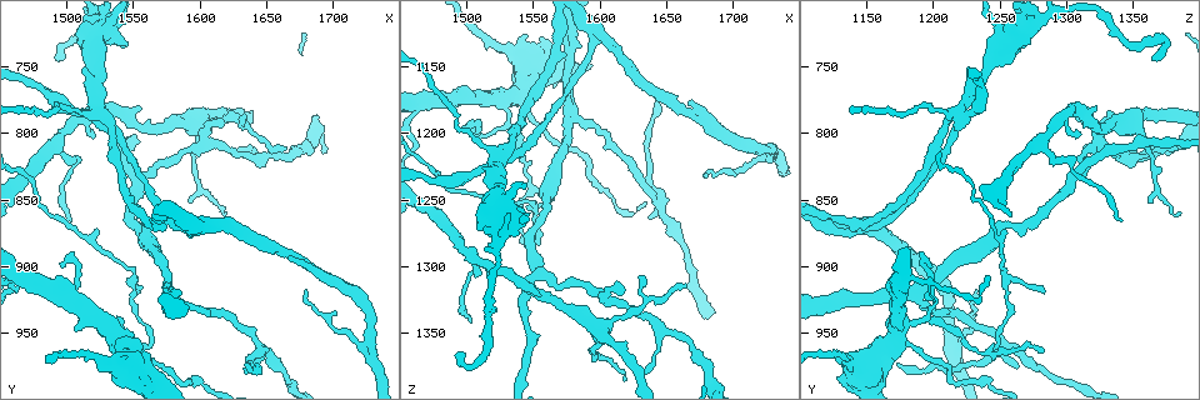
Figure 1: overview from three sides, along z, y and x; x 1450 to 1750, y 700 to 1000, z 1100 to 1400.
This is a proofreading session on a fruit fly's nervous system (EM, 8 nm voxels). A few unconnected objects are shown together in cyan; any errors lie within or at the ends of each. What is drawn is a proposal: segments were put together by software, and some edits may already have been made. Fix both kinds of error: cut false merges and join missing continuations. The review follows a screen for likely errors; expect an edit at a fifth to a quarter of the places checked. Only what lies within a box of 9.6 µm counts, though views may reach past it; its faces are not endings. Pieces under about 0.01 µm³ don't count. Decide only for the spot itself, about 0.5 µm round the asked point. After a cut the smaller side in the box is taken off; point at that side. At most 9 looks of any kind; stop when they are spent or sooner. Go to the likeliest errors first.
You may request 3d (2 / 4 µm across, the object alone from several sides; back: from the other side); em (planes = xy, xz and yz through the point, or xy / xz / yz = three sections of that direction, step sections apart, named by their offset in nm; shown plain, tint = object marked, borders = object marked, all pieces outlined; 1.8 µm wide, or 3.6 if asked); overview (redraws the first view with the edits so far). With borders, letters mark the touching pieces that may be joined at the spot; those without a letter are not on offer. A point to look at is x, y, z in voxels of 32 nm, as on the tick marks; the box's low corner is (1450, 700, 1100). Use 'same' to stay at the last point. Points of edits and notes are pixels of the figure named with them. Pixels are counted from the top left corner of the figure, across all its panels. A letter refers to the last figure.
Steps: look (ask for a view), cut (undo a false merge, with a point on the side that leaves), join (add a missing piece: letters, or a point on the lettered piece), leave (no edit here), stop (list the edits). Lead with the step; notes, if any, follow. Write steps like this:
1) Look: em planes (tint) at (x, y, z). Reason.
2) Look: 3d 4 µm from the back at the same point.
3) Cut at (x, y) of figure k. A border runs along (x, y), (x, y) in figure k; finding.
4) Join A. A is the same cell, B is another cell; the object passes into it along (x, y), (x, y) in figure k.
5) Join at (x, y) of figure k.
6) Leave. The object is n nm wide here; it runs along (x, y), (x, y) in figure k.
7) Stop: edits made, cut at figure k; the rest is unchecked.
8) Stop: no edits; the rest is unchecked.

Look: 3d 2 µm at (1526, 786, 1218).

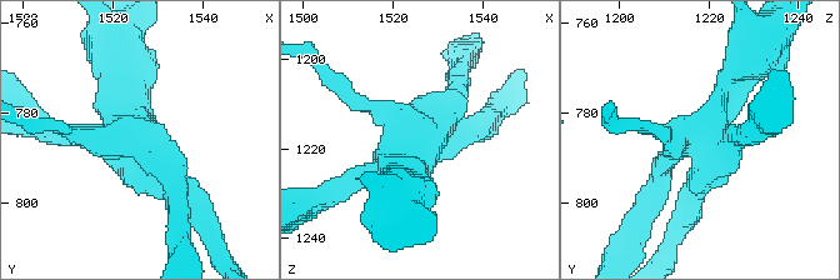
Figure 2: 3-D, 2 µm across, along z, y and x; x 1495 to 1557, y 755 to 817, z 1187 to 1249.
Look: em planes (plain) at (1526, 785, 1218). Shape alone is not enough.

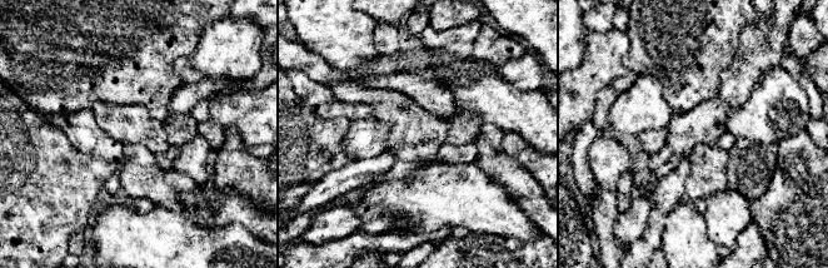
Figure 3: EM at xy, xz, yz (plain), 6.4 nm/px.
Look: em planes (borders) at the same point. See the neighbours.

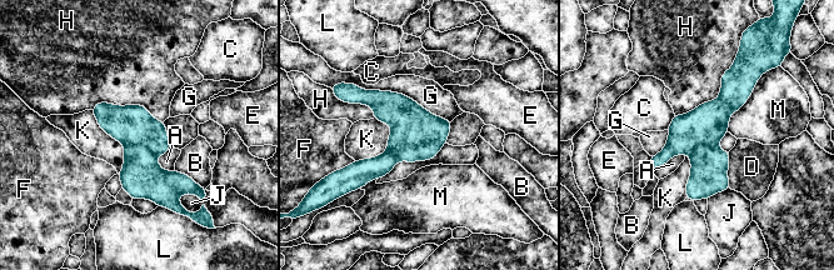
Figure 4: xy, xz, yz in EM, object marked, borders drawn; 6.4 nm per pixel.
Cut at (141, 176) of figure 4. A, B, C, D, E, F, G, H, J, K, L and M are other cells; a border runs along (124, 143), (143, 145), (155, 156) in figure 4; a second cell is stuck on.

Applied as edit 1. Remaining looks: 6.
Look: em planes (borders) at (1494, 744, 1364). Branch stops here.

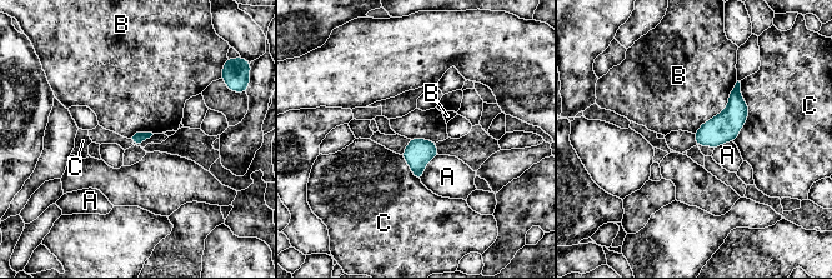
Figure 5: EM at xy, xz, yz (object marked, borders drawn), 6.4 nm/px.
Leave. A, B and C are other cells; a border runs along (737, 81), (727, 105), (695, 134) in figure 5; none of them fits.

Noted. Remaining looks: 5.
Look: em planes (tint) at (1644, 962, 1254). Three-way junction.

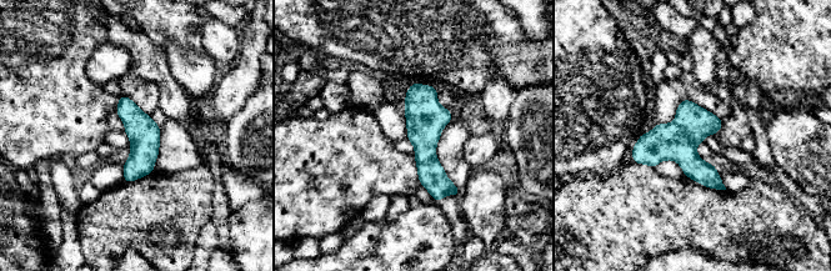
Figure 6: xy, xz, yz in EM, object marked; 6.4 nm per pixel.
Look: em planes (borders) at the same point.

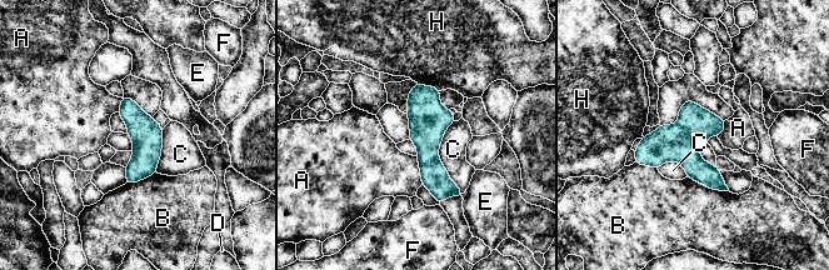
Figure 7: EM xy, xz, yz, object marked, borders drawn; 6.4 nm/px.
Leave. The longest contact is with C, 460 nm; A, B, C, D, E, F and H are other cells; a border runs along (415, 156), (423, 184) in figure 7; continuous, no second cell.

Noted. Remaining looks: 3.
Look: em yz step 16 (borders) at (1528, 942, 1176). Three arms meet.

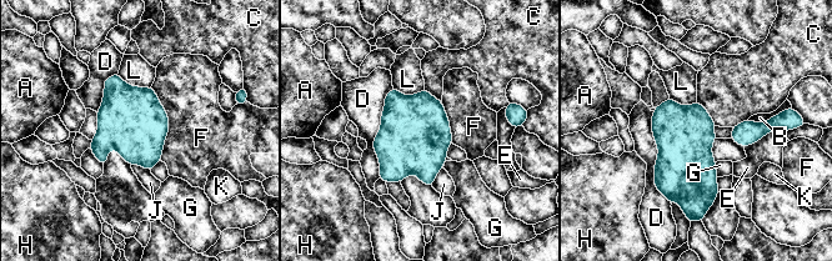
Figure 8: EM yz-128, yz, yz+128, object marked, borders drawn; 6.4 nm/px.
Leave. The object is 360 nm wide here; A, B, C, D, E, F, G, H, J, K and L are other cells; a border runs along (782, 111), (761, 123), (747, 119) in figure 8; all the same cell.

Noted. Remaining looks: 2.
Stop: edits made, cut at figure 4; the rest is unchecked.

